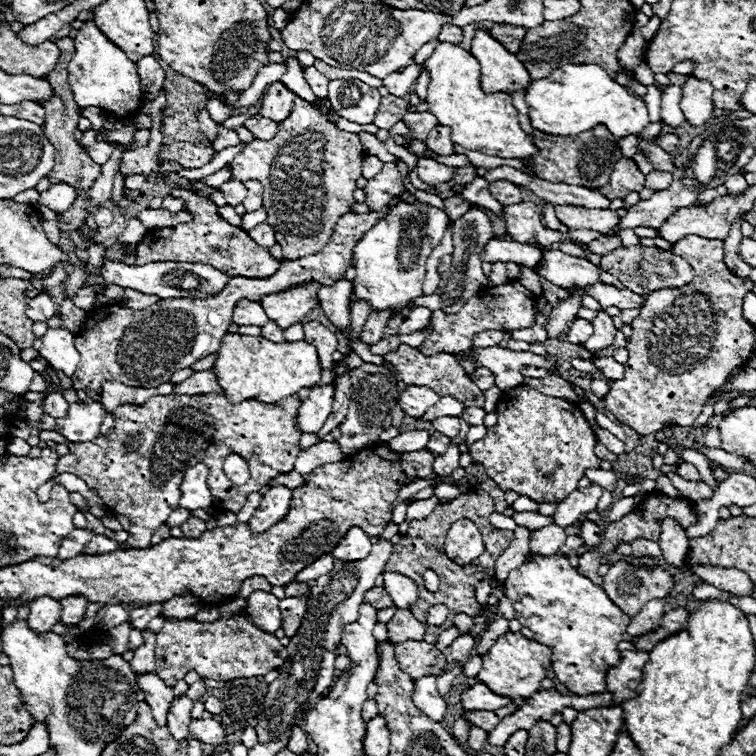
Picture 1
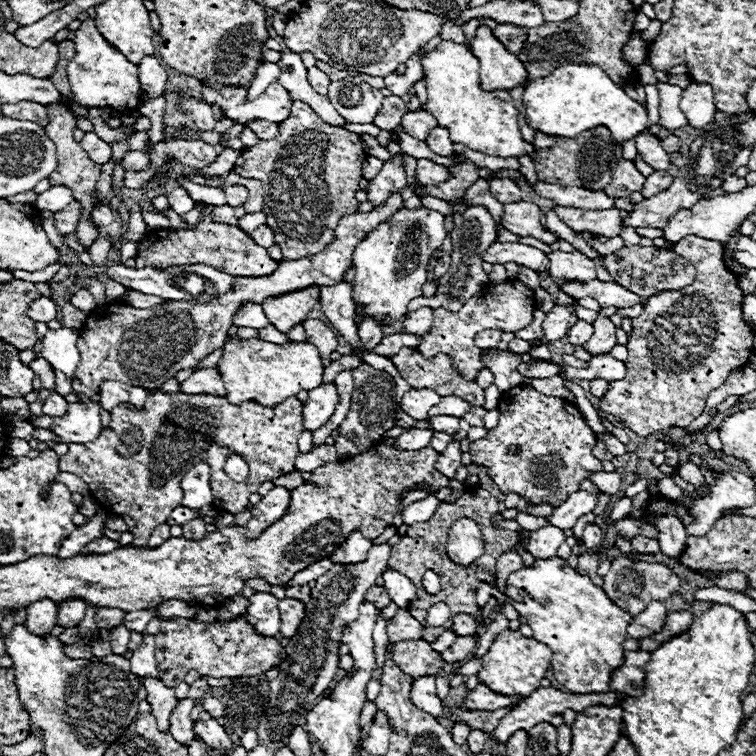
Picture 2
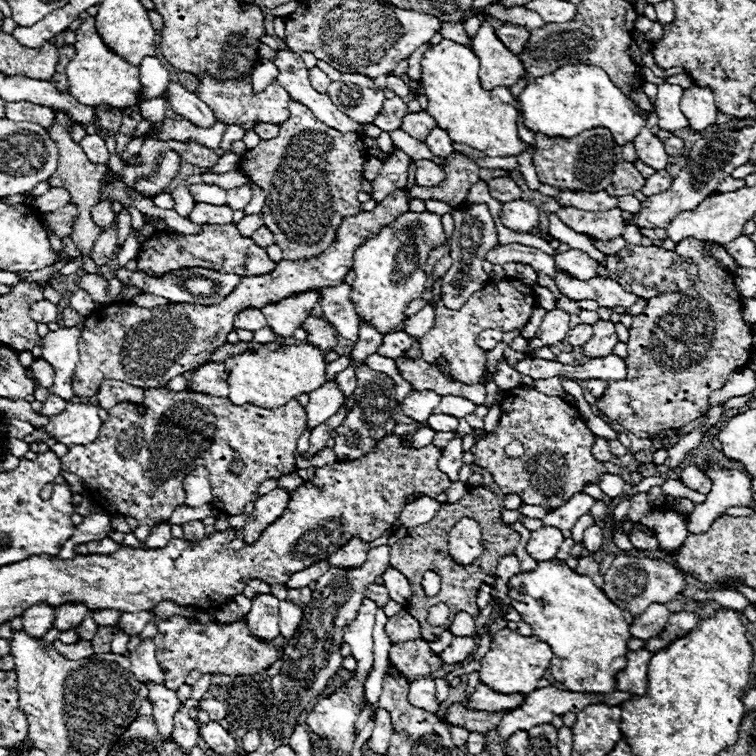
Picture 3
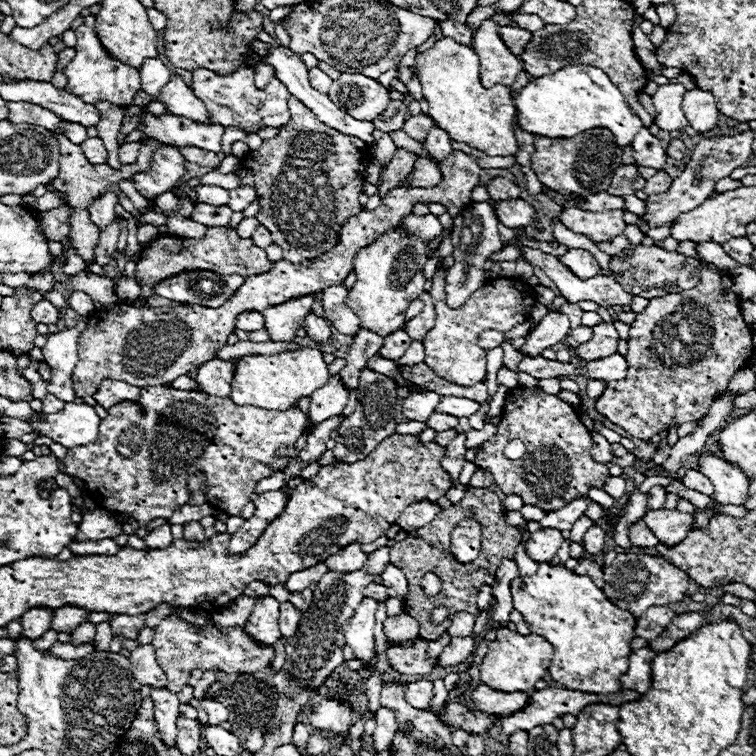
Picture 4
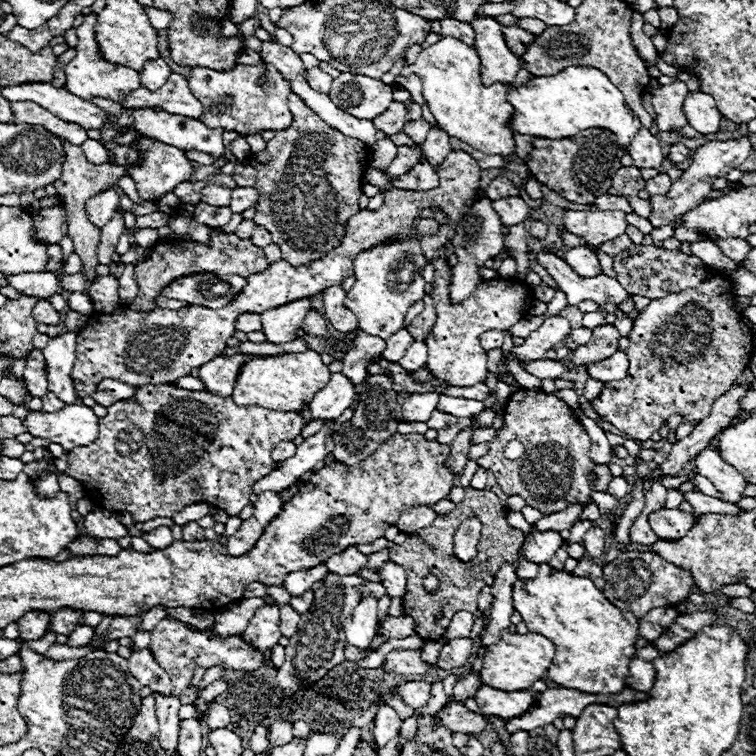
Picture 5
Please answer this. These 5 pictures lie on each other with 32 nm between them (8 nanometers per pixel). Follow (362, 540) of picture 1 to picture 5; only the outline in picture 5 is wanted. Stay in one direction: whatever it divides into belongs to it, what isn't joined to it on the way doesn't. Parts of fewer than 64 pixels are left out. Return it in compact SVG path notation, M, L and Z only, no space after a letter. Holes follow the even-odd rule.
M350 546L350 550L344 550L338 556L332 556L330 562L326 562L328 572L338 576L350 576L356 574L366 564L366 556L356 550L356 546Z

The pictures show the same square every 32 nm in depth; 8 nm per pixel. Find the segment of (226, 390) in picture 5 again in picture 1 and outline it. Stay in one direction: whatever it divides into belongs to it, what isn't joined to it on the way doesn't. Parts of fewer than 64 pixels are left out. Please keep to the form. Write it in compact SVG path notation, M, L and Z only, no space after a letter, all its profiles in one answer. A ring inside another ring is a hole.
M202 370L202 372L194 372L188 380L176 384L174 394L224 394L214 370Z

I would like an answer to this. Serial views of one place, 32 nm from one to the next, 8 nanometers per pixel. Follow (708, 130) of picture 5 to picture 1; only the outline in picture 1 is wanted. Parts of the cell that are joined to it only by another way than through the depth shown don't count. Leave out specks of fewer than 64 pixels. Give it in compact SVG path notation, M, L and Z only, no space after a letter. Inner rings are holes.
M692 74L686 76L686 86L682 88L682 102L680 108L686 120L692 126L702 126L714 116L714 102L712 102L712 84L694 78Z

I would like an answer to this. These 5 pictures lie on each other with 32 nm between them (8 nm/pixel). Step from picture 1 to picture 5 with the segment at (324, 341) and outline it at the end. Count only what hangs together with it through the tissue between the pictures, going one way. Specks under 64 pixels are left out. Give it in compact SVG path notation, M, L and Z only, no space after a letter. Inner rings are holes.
M314 308L308 310L308 314L306 314L306 318L302 320L302 326L300 326L300 328L302 328L306 334L310 334L310 336L324 336L326 330L328 330L324 316L322 316L318 310L314 310Z

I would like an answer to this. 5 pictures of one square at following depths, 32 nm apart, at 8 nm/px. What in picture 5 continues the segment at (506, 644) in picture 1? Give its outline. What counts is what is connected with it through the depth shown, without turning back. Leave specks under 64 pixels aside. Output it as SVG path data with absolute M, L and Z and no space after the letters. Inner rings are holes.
M504 630L498 644L492 646L484 658L482 678L486 678L488 686L498 690L530 690L532 684L544 678L544 674L548 672L554 652L554 644L542 634L510 634L508 630Z

